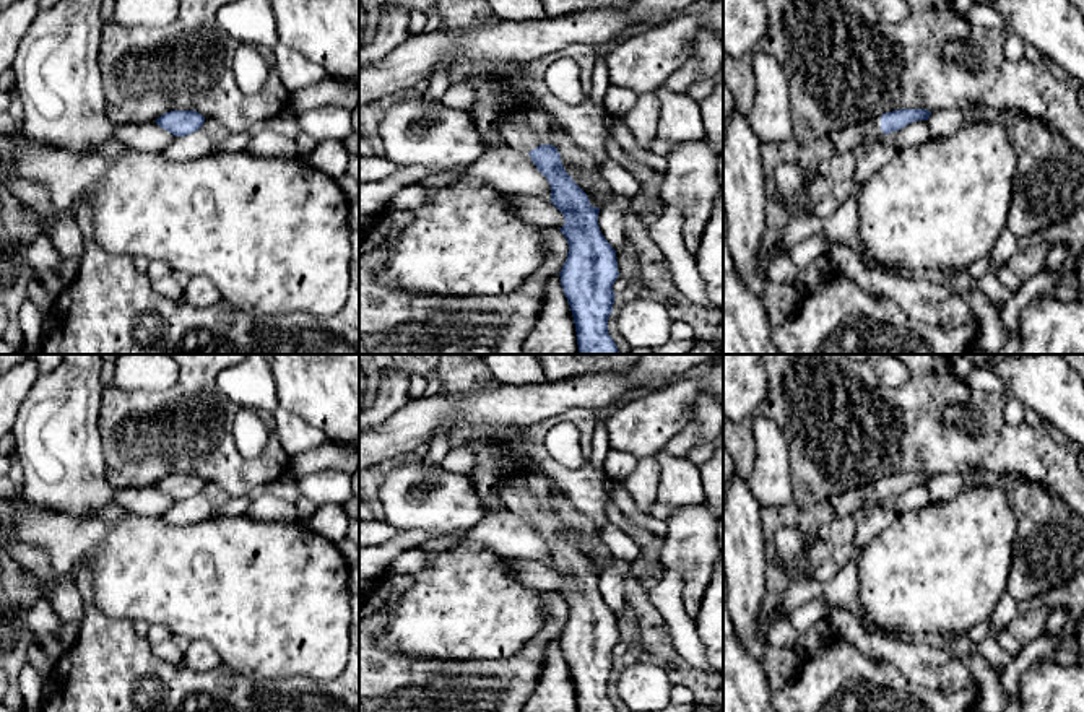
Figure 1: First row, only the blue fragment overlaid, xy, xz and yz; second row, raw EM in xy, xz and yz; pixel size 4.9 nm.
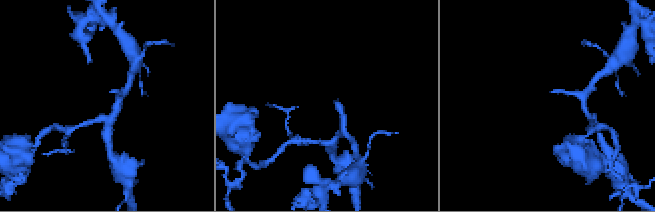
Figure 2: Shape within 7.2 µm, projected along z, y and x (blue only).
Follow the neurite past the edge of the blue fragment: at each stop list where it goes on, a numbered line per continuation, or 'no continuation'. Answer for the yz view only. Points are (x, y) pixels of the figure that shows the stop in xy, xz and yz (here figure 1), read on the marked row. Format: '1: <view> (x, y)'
1: yz (855, 138)

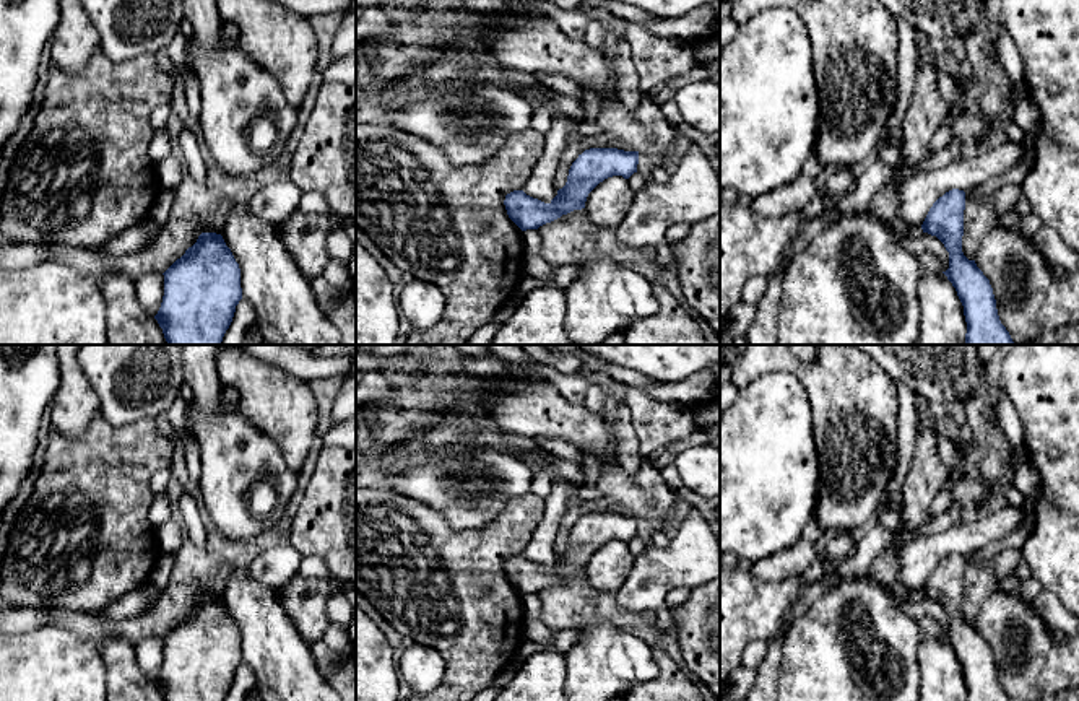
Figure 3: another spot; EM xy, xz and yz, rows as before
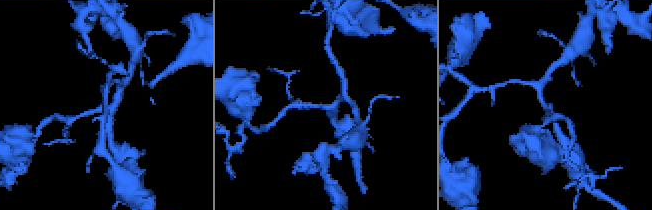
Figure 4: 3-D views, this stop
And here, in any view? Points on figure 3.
no continuation

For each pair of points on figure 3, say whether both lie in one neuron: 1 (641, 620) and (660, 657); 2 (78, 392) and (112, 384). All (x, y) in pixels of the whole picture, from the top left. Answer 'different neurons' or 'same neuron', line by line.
1: different neurons
2: different neurons

